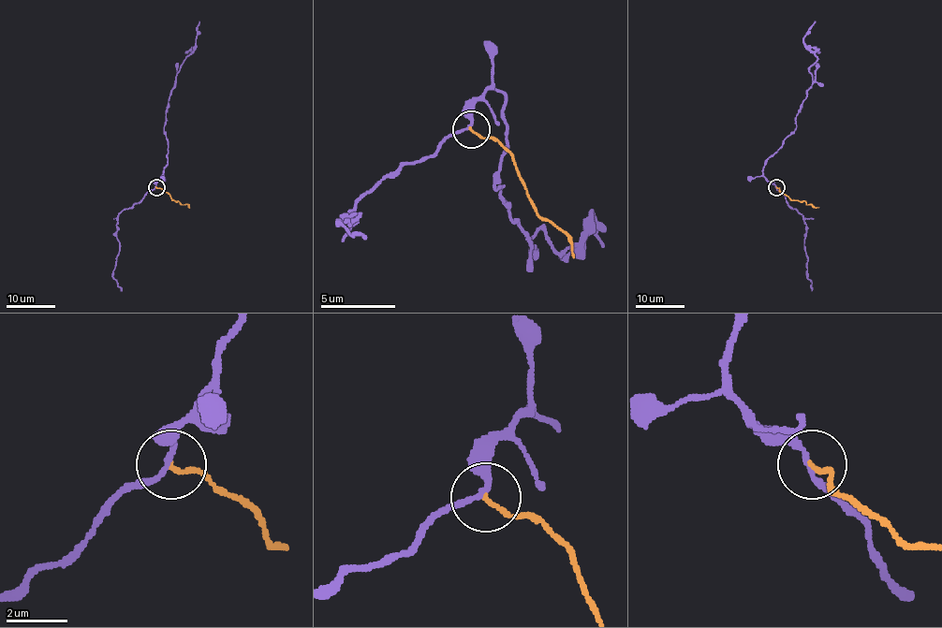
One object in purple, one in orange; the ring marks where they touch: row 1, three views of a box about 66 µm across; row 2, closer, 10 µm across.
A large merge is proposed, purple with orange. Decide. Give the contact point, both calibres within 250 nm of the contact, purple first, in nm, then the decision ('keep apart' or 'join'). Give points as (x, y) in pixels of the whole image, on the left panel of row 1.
at (156, 187); 170 nm thick on the purple side, 160 nm on the other; keep apart

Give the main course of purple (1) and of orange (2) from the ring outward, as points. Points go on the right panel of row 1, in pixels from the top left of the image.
1: (776, 186), (763, 167), (795, 129), (812, 83), (810, 67), (817, 58), (803, 36), (815, 21)
2: (776, 186), (792, 200), (818, 208)

